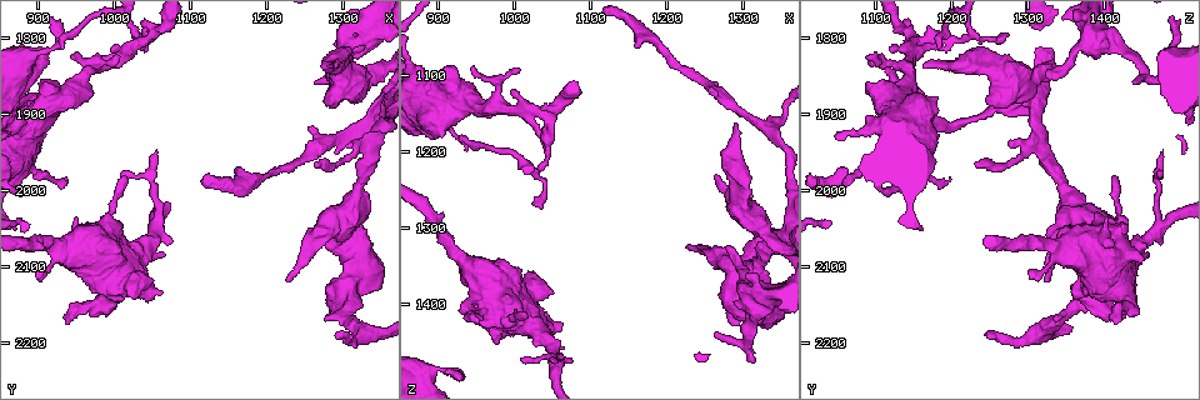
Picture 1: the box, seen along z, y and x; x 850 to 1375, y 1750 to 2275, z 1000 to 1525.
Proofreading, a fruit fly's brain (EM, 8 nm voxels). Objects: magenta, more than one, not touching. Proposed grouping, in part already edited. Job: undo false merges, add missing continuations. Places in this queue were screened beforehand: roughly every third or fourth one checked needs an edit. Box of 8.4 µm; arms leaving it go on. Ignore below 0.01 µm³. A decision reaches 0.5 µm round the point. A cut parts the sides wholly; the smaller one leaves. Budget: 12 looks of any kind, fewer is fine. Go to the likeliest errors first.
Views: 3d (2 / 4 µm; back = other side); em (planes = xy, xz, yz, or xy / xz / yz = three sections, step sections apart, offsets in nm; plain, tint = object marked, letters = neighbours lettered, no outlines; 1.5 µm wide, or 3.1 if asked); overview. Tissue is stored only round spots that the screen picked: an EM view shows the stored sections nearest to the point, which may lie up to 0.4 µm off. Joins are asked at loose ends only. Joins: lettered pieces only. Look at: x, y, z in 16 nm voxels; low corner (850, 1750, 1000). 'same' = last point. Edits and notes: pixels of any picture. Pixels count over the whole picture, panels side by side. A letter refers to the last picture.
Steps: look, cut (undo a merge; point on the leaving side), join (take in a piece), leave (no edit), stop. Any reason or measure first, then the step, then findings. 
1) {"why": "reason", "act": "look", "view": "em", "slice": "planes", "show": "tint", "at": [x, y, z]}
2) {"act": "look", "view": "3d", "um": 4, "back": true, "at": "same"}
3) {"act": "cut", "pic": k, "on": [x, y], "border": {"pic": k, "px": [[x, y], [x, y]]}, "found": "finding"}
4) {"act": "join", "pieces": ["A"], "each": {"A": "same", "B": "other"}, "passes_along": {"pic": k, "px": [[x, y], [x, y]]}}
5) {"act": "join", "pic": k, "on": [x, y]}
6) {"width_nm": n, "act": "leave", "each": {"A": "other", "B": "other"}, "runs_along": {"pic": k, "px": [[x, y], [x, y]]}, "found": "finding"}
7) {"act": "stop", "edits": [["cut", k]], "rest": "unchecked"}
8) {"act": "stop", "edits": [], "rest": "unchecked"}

{"why": "an open end", "act": "look", "view": "3d", "um": 2, "at": [1295, 1840, 1160]}

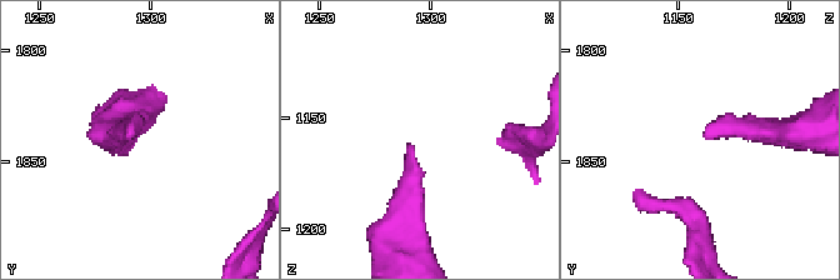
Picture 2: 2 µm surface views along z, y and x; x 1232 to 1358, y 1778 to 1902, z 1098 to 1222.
{"why": "now the EM", "act": "look", "view": "em", "slice": "planes", "show": "letters", "at": [1292, 1840, 1163]}

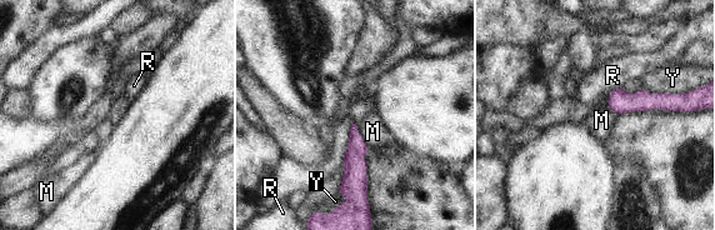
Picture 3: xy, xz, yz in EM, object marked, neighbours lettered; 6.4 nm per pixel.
{"act": "leave", "each": {"M": "other", "R": "other", "Y": "other"}, "runs_along": {"pic": 3, "px": [[354, 128], [354, 183], [351, 191]]}, "found": "none of them fits"}

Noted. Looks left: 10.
{"why": "thick end", "act": "look", "view": "3d", "um": 4, "at": [910, 1855, 1110]}

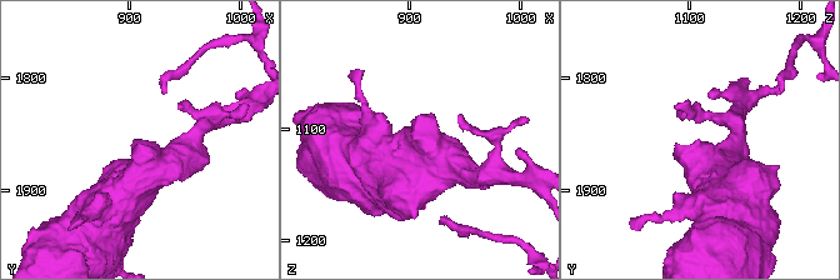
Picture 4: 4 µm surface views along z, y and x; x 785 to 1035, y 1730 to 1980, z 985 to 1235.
{"act": "look", "view": "em", "slice": "xz", "step": 4, "show": "letters", "at": [904, 1852, 1112]}

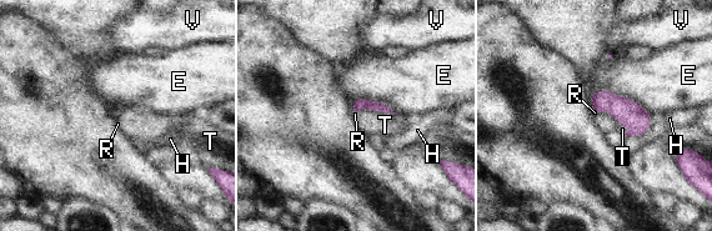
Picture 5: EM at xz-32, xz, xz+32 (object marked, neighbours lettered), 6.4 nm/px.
{"act": "leave", "each": {"E": "other", "H": "other", "R": "other", "T": "other", "V": "other"}, "found": "no lettered piece goes on from it"}

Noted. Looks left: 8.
{"why": "sudden change in width", "act": "look", "view": "3d", "um": 4, "at": [990, 2035, 1415]}

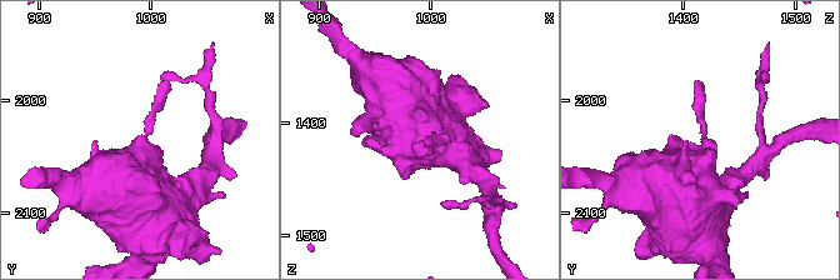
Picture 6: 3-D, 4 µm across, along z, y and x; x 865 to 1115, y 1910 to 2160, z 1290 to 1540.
{"act": "look", "view": "em", "slice": "planes", "show": "tint", "at": [992, 2036, 1420]}

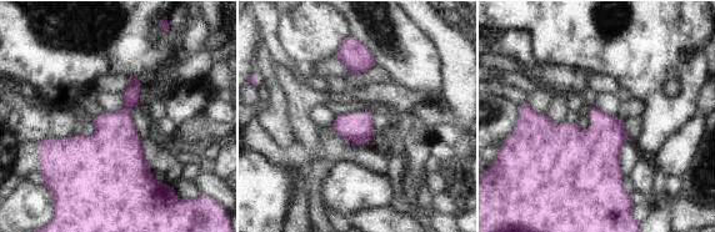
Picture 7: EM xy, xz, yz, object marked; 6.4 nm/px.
{"why": "what lies round it", "act": "look", "view": "em", "slice": "planes", "show": "letters", "at": "same"}

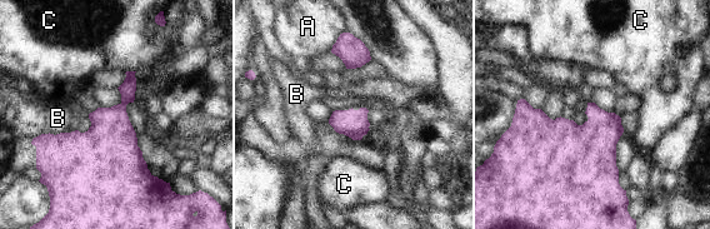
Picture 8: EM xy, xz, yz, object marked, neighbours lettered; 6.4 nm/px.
{"act": "leave", "each": {"A": "other", "B": "other", "C": "other"}, "border": {"pic": 8, "px": [[63, 132], [56, 134]]}, "found": "continuous, no second cell"}

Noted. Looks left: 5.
{"why": "tapers out", "act": "look", "view": "em", "slice": "planes", "show": "plain", "at": [1055, 1950, 1480]}

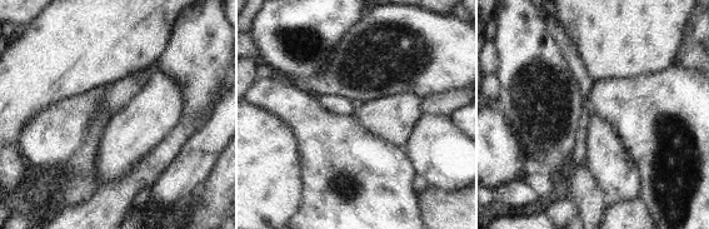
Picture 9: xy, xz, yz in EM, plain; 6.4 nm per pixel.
{"act": "look", "view": "em", "slice": "planes", "show": "letters", "at": "same"}

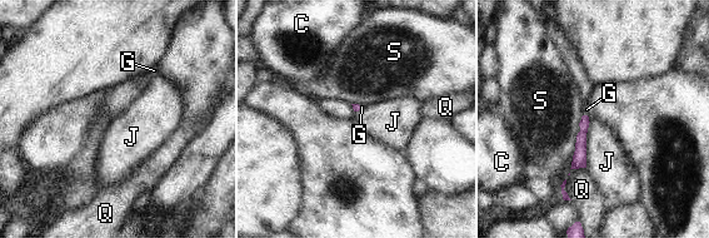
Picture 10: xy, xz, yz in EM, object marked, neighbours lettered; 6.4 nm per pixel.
{"act": "join", "pieces": ["G"], "each": {"C": "other", "G": "same", "J": "other", "Q": "other", "S": "other"}, "found": "it goes on there"}

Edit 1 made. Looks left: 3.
{"act": "stop", "edits": [["join", 10]], "rest": "unchecked"}

